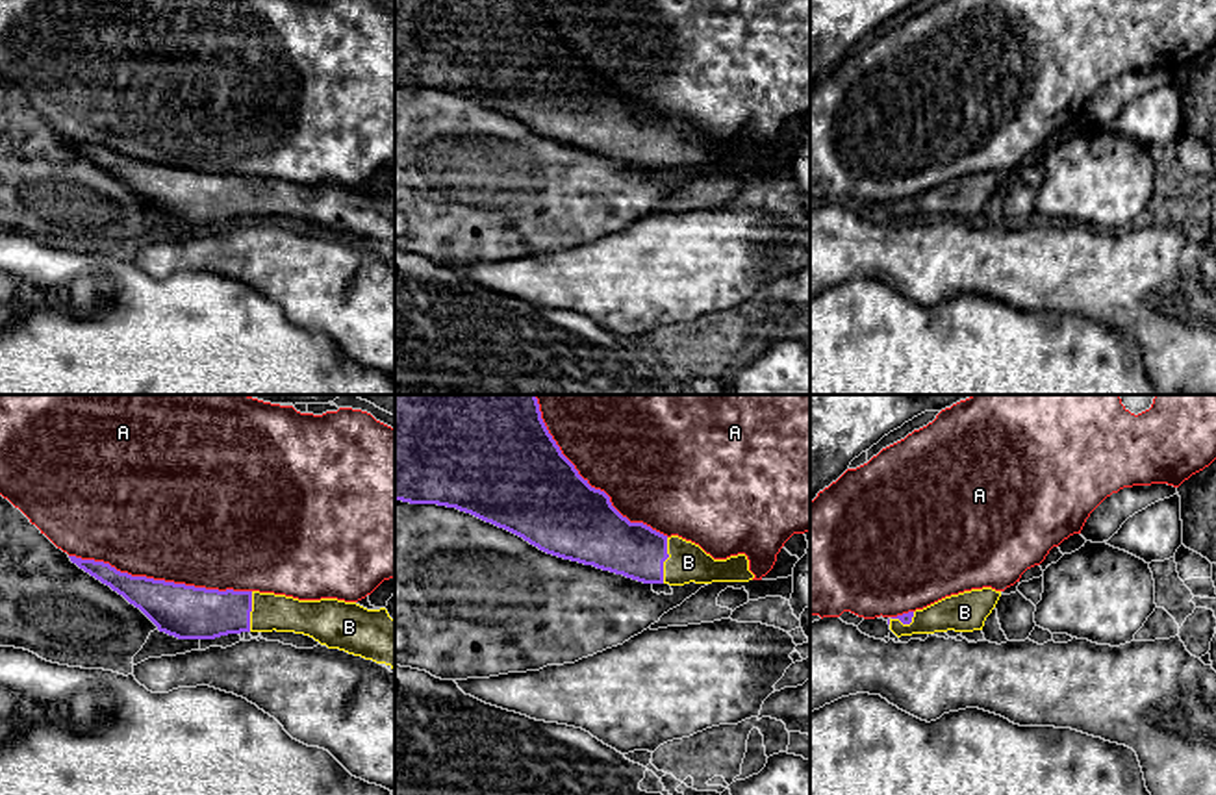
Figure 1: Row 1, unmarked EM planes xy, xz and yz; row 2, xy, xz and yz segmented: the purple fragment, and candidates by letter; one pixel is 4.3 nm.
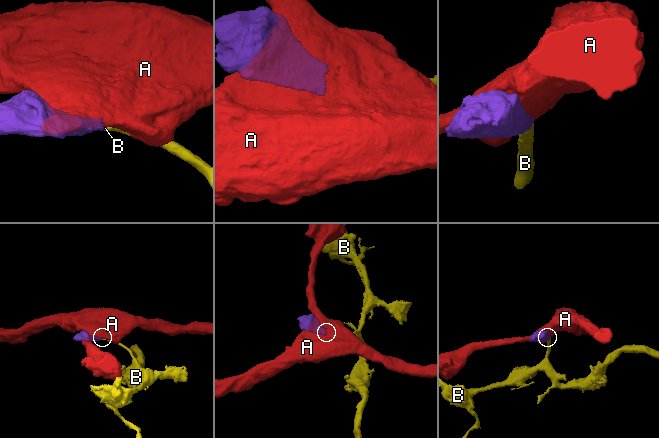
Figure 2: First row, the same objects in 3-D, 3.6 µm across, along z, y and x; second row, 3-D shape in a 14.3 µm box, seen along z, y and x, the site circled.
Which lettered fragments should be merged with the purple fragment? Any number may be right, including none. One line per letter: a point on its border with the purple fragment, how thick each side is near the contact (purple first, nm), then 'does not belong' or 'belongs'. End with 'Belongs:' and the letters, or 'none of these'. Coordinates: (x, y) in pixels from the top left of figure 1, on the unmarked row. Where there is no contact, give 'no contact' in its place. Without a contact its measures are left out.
A: contact xy (160, 165); calibres 240 and 500 nm; does not belong
B: contact xz (666, 143); calibres 240 and 170 nm; belongs
Belongs: B

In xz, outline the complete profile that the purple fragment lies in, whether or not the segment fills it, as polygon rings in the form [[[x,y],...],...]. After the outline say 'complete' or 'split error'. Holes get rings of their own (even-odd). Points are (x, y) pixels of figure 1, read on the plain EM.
[[[395,0],[395,85],[456,93],[547,139],[643,169],[754,163],[745,139],[714,145],[691,126],[623,102],[562,39],[541,0]]] | split error

